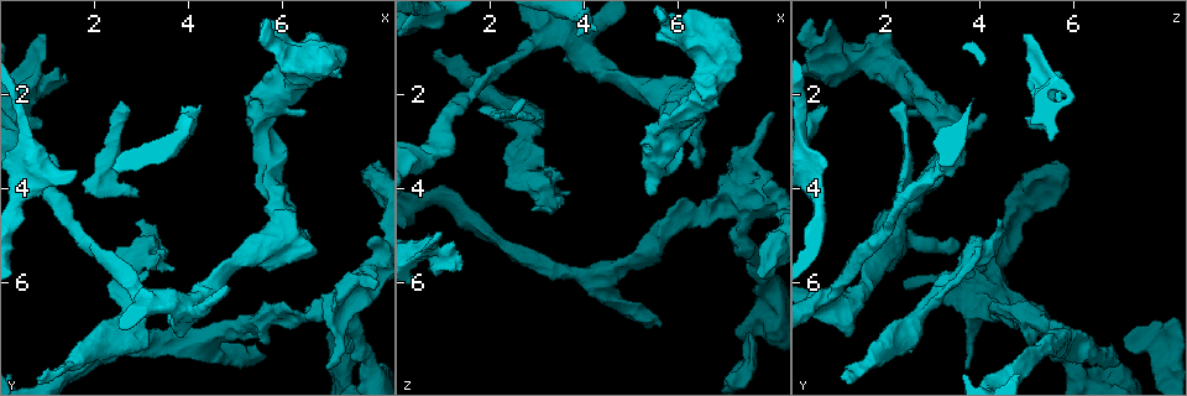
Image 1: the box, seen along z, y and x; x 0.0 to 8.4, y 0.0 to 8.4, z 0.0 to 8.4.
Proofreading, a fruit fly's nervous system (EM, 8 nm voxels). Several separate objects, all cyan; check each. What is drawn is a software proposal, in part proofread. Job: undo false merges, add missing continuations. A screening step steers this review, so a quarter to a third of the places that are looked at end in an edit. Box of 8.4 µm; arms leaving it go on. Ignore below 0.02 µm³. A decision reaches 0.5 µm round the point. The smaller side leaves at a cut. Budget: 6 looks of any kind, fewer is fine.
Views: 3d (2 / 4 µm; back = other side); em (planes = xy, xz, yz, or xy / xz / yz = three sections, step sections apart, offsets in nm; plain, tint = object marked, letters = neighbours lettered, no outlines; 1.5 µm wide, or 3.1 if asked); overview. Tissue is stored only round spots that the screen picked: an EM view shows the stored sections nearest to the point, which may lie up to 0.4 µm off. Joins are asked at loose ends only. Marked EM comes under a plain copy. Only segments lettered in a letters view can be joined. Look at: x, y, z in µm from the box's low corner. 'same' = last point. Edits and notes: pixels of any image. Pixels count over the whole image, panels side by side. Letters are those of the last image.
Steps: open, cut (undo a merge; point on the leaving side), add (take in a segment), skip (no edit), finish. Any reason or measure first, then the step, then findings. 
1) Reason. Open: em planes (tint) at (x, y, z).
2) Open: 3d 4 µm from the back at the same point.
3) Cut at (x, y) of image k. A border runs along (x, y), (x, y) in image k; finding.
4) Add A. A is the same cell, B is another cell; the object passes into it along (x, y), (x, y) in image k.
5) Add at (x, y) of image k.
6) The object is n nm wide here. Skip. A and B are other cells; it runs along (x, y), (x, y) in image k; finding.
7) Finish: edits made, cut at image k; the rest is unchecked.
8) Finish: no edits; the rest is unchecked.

Thick end. Open: em xz step 8 (letters) at (4.25, 2.20, 0.65).

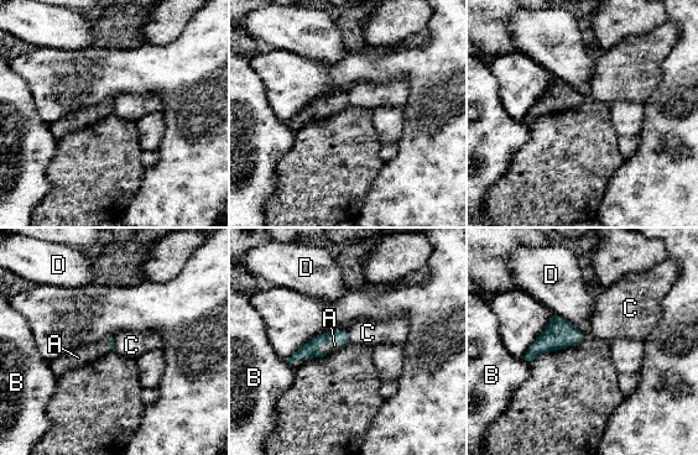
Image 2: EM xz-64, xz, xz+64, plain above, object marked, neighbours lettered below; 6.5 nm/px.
Cut it another way. Open: em planes (letters) at the same point.

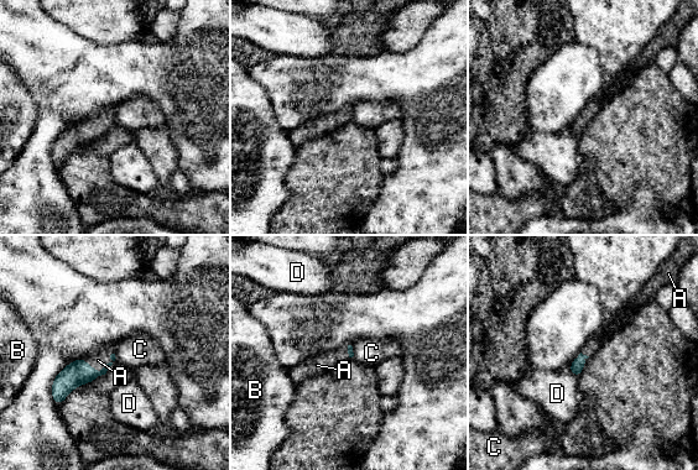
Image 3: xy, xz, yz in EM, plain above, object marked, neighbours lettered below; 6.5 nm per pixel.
Add A. A is the same cell, B, C and D are other cells; the object passes into it along (73, 375), (102, 369), (98, 360) in image 3; the neuron continues.

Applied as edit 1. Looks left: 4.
See it whole again. Open: overview.

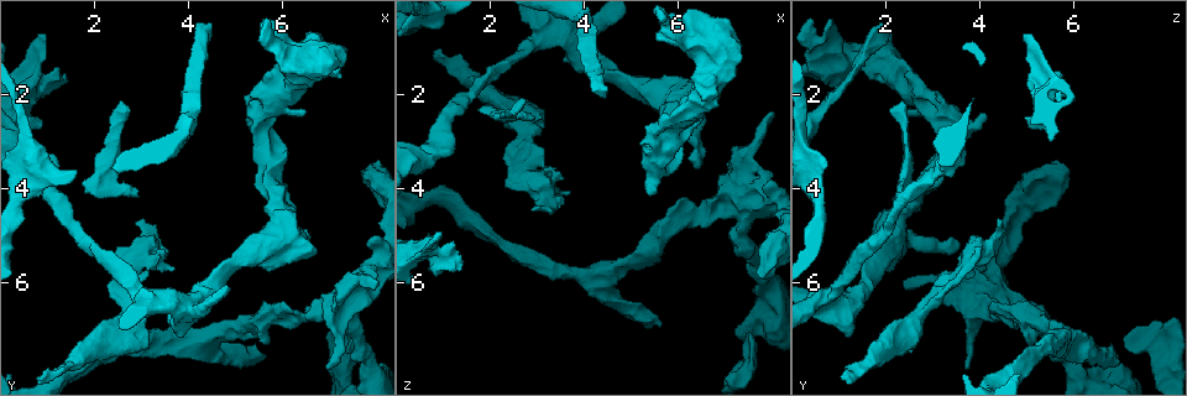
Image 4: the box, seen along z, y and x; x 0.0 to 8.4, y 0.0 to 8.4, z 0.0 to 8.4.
Branch stops here. Open: em xy step 8 (letters) at (2.70, 2.35, 2.05).

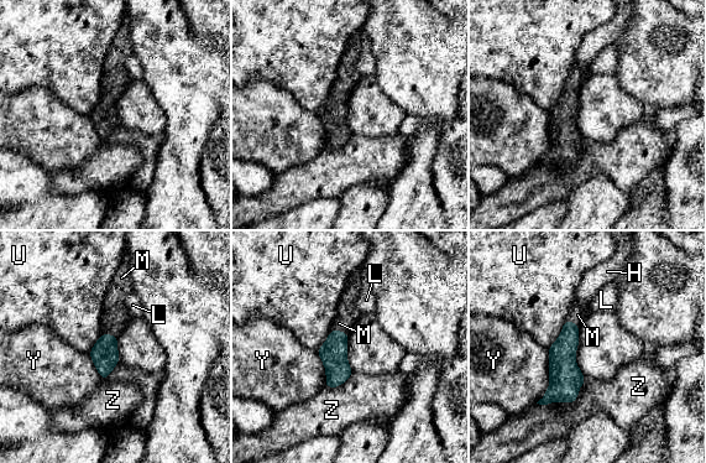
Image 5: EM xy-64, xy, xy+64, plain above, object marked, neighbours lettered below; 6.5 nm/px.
Add M. M is the same cell, H, L, U, Y and Z are other cells; the object passes into it along (104, 353), (110, 336), (115, 317) in image 5; it goes on there.

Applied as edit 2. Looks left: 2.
Open: overview.

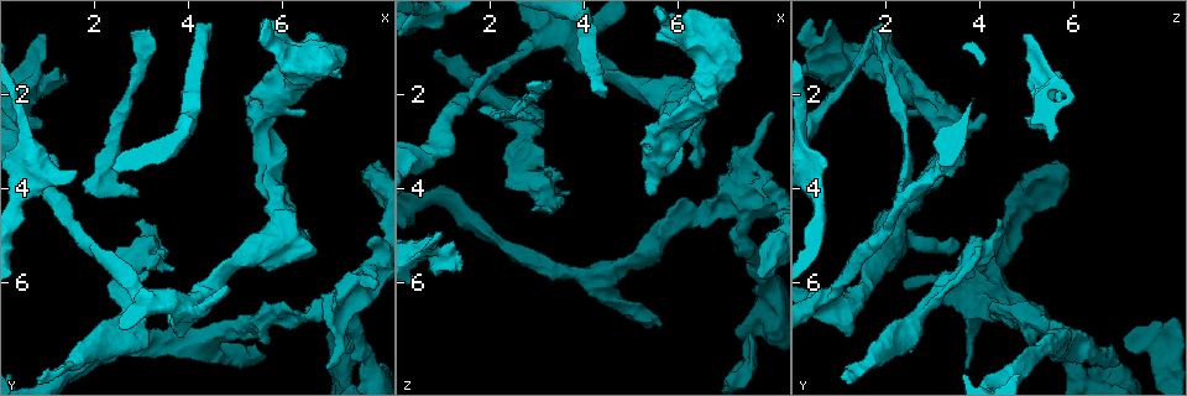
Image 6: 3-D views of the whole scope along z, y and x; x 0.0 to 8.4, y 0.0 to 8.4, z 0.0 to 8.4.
An open end. Open: em planes (letters) at (7.15, 6.45, 3.45).

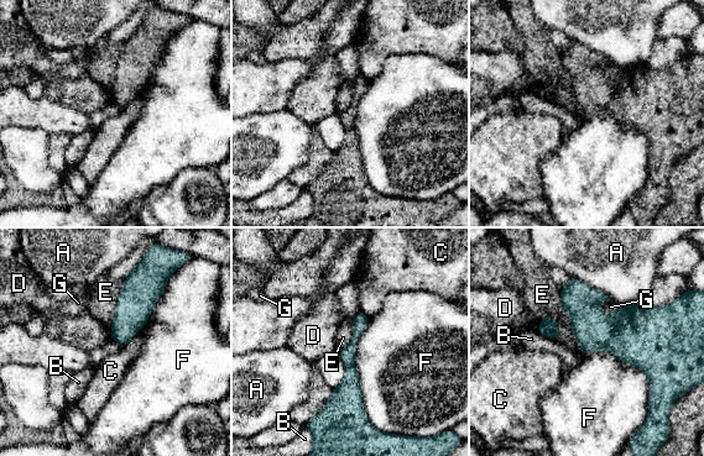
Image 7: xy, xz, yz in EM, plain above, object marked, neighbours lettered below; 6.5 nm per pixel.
Skip. A, B, C, D, E, F and G are other cells; it runs along (361, 316), (349, 351), (344, 420) in image 7; none of them fits.

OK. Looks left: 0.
Finish: edits made, add at image 3, add at image 5; the rest is unchecked.

